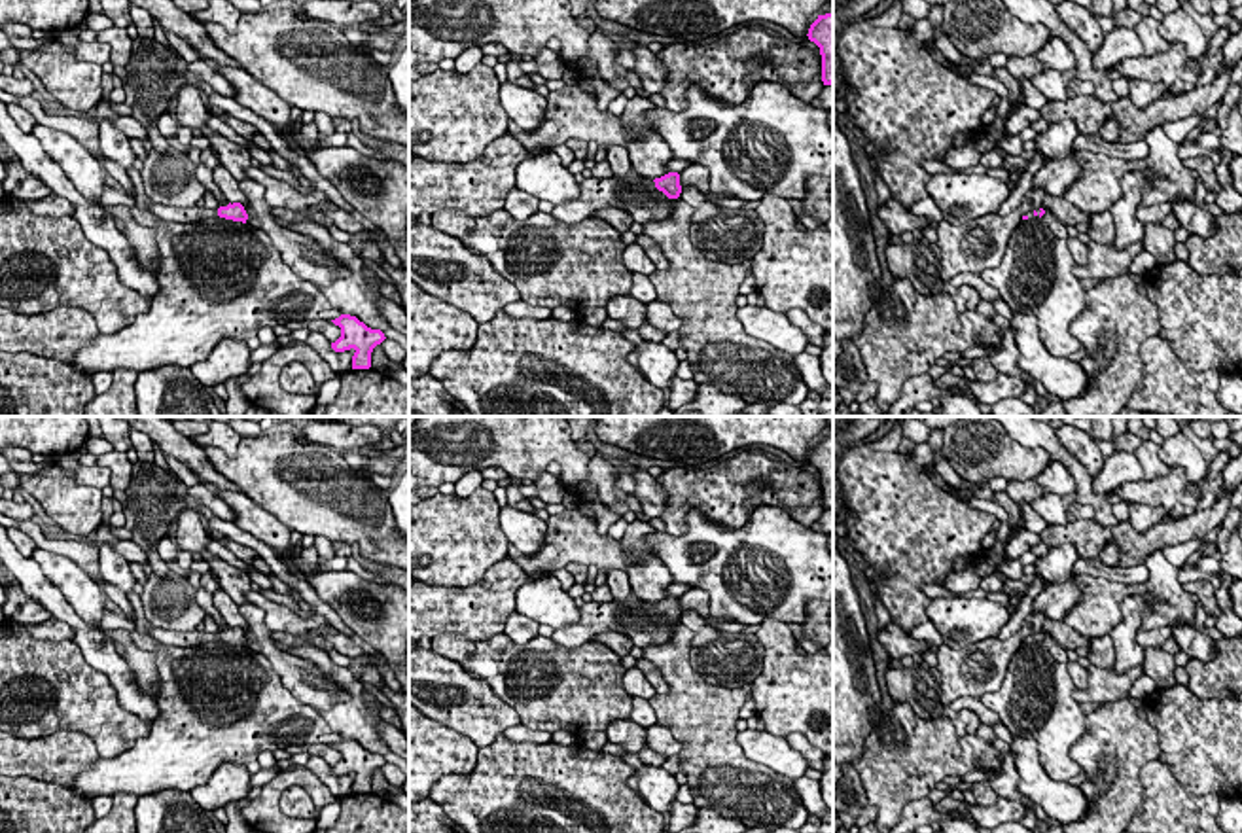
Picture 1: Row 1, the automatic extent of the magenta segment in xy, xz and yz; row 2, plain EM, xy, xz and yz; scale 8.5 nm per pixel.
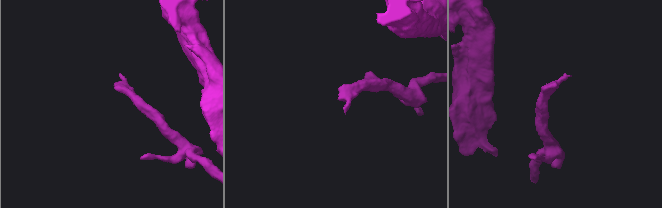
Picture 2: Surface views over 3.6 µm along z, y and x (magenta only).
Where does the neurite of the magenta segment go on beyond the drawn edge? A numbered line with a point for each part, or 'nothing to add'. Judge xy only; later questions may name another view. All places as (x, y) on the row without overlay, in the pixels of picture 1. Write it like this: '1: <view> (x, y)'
1: xy (195, 637)

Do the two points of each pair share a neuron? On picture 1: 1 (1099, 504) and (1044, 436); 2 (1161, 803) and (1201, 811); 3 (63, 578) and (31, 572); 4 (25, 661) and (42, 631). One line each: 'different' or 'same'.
1: same
2: same
3: different
4: different

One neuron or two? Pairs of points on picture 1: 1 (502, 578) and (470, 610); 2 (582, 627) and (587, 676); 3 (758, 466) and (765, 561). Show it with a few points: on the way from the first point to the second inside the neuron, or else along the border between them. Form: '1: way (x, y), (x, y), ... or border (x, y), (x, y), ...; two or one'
1: way (495, 585), (478, 602); one
2: border (550, 638), (565, 646), (591, 642); two
3: border (720, 523), (779, 506), (801, 525); two

